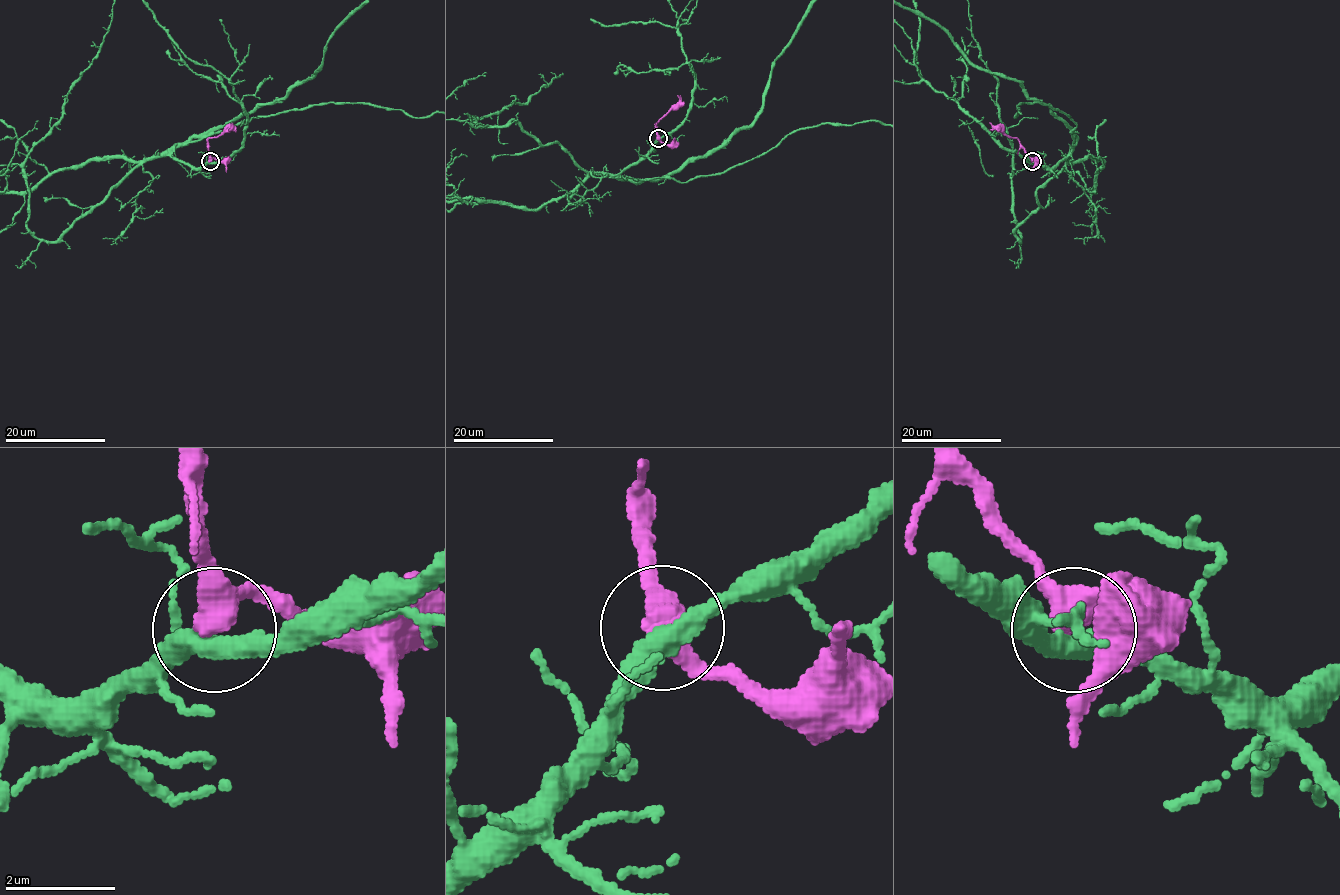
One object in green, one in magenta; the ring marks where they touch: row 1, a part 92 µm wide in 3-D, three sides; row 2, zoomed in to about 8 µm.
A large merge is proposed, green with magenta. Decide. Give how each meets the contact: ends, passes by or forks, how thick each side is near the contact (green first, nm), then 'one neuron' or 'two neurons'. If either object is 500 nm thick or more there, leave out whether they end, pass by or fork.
green passes by | magenta passes by | 380/440 nm | two neurons

